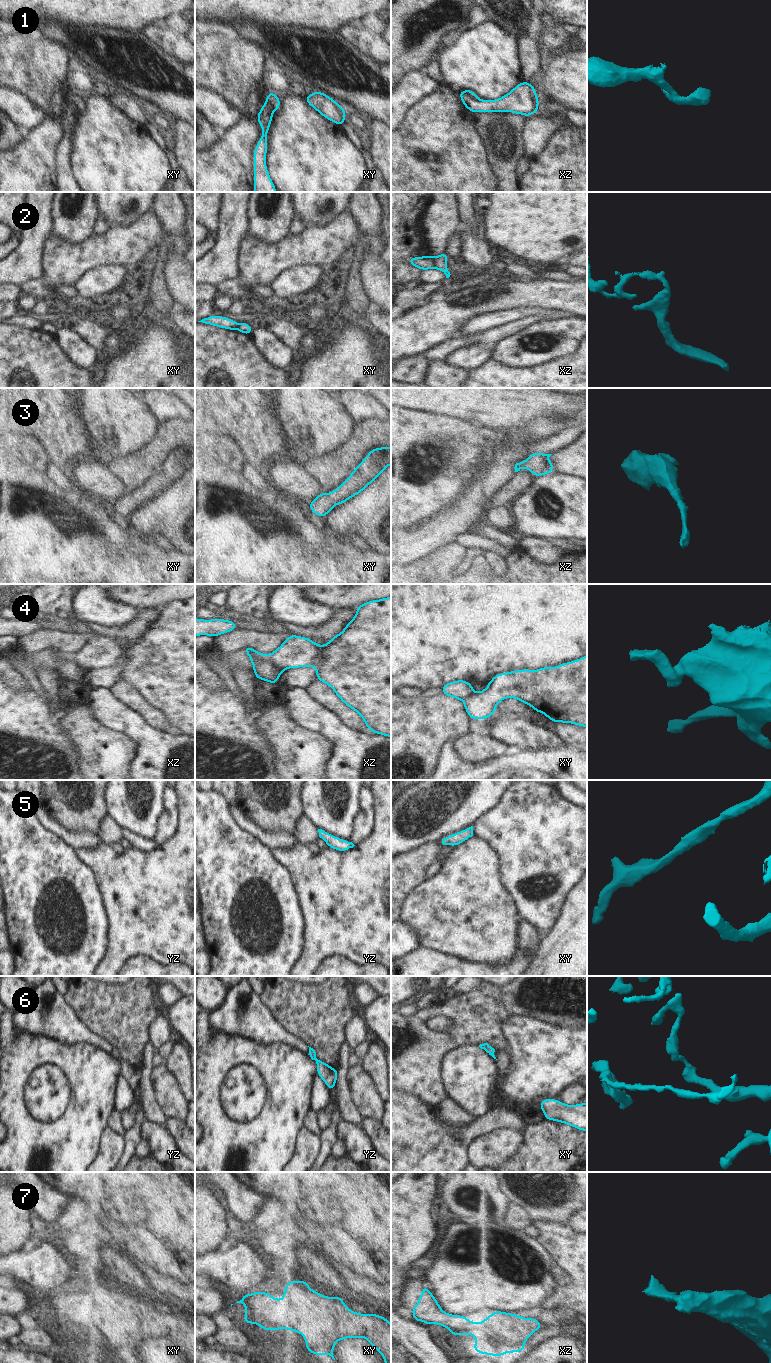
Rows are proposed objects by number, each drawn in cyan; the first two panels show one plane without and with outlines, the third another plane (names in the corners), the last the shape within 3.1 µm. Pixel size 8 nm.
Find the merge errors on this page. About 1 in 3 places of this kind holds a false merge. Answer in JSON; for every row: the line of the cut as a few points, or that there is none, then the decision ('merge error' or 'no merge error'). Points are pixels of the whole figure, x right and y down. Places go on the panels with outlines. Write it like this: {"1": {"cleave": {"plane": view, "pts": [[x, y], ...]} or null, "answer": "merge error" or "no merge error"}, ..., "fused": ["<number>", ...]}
{"1": {"cleave": {"plane": "xz", "pts": [[462, 91], [472, 97], [477, 97]]}, "answer": "merge error"}, "2": {"cleave": {"plane": "xz", "pts": [[432, 257], [435, 267]]}, "answer": "merge error"}, "3": {"cleave": null, "answer": "no merge error"}, "4": {"cleave": {"plane": "xz", "pts": [[268, 654], [271, 663], [281, 672]]}, "answer": "merge error"}, "5": {"cleave": null, "answer": "no merge error"}, "6": {"cleave": null, "answer": "no merge error"}, "7": {"cleave": null, "answer": "no merge error"}, "fused": ["1", "2", "4"]}

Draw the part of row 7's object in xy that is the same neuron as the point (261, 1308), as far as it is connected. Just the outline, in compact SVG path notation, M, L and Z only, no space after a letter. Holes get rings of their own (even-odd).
M304 1280L290 1281L285 1284L283 1298L277 1299L269 1292L254 1291L243 1294L240 1301L245 1306L247 1324L258 1324L263 1330L286 1329L300 1333L307 1347L305 1352L313 1355L329 1355L335 1360L334 1345L349 1338L365 1338L383 1357L384 1363L391 1363L391 1324L388 1318L378 1314L354 1312L342 1301L342 1296L323 1296L310 1288Z

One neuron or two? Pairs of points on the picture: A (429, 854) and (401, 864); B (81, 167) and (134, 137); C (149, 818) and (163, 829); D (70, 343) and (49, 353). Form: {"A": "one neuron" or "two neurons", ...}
{"A": "one neuron", "B": "one neuron", "C": "two neurons", "D": "two neurons"}

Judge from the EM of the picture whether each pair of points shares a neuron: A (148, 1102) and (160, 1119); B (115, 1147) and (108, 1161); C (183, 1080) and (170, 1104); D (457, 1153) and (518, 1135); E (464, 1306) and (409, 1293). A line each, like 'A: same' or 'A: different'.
A: same
B: same
C: different
D: different
E: different

